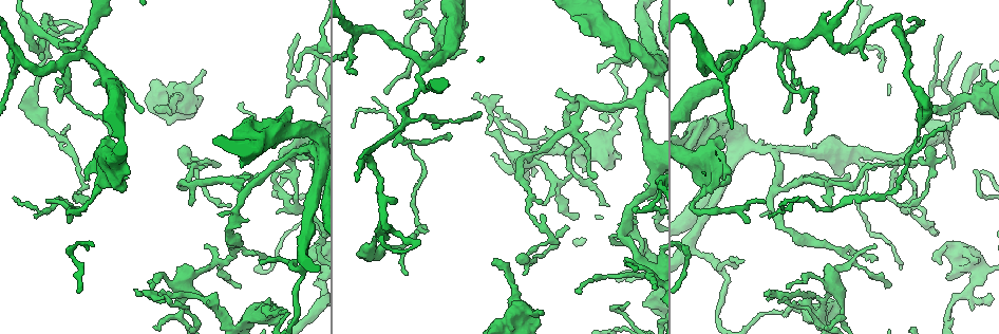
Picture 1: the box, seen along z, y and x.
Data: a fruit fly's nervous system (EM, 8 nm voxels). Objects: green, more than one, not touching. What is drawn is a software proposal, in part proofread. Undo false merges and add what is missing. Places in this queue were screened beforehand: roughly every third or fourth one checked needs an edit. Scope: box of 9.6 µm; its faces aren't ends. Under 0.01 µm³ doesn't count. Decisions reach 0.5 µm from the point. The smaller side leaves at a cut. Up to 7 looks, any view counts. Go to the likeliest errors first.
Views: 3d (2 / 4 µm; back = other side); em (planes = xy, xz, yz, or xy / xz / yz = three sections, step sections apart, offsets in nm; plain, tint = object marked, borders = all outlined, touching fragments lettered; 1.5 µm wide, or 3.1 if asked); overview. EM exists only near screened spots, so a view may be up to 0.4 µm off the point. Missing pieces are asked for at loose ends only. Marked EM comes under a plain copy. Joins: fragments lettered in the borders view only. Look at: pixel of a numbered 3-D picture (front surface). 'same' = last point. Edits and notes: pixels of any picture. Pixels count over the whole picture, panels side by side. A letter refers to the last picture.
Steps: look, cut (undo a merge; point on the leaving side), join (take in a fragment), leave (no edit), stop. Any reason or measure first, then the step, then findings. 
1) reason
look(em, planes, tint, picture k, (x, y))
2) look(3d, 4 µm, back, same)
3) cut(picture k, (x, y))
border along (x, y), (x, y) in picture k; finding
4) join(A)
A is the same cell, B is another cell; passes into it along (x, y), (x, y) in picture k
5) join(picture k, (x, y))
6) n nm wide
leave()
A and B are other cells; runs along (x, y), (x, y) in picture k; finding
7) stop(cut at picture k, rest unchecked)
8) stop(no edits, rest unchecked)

abrupt turn
look(3d, 2 µm, picture 1, (786, 295))

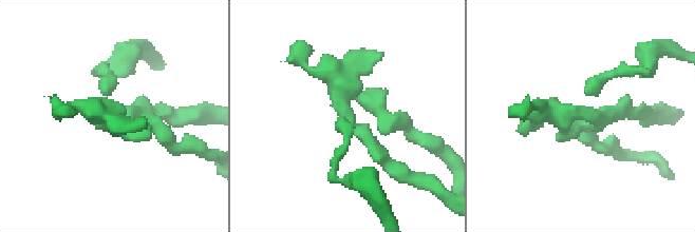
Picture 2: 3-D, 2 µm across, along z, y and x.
need the tissue
look(em, xy, step 4, borders, picture 2, (112, 107))

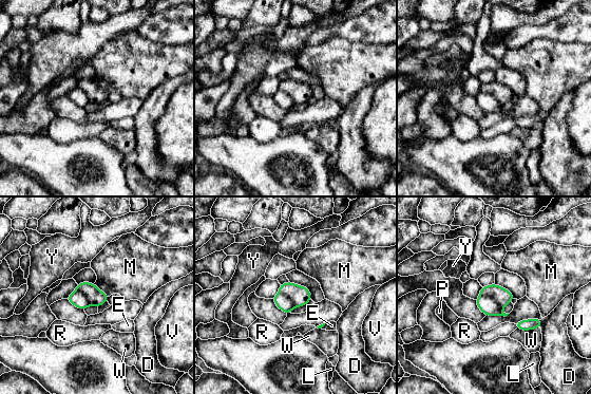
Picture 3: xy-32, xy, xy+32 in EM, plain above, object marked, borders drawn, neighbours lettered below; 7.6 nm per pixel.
cut(picture 3, (502, 296))
D, E, L, M, P, R, V, W and Y are other cells; border along (480, 294), (491, 297), (501, 307) in picture 3; two neurons meet here

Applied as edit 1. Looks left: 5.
look(overview)

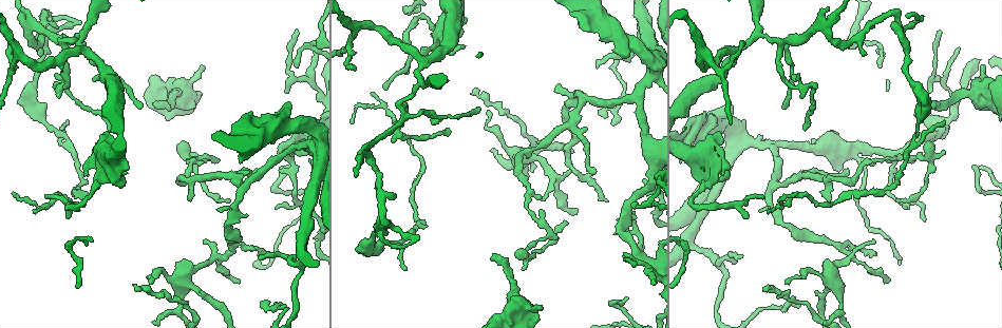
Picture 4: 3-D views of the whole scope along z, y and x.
look(3d, 2 µm, picture 4, (931, 104))

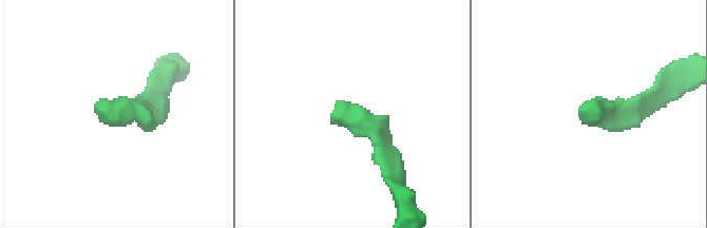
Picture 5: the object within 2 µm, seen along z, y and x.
shape alone is not enough
look(em, planes, borders, picture 5, (101, 106))

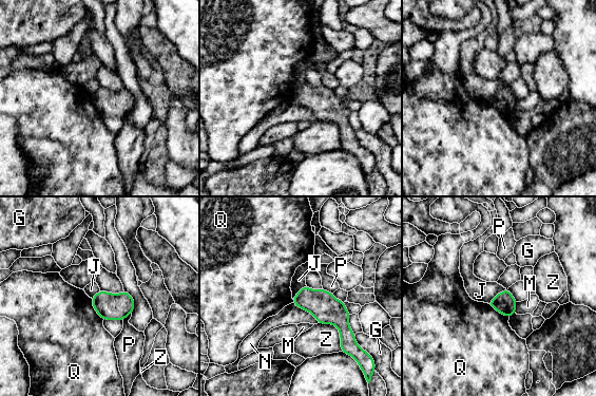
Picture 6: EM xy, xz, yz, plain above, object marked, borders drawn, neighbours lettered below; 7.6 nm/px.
Z touches over 280 nm
leave()
G, J, M, N, P, Q and Z are other cells; border along (505, 288), (487, 303) in picture 6; no lettered fragment goes on from it

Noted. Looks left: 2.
an open end
look(3d, 4 µm, picture 4, (539, 305))

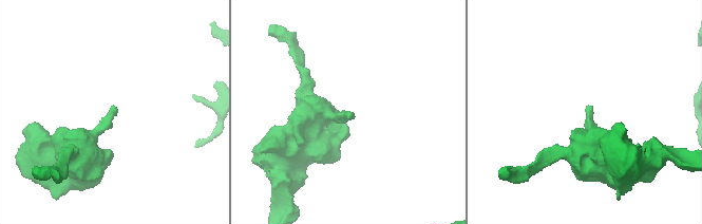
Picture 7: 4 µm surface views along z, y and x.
look(em, xz, step 4, borders, picture 7, (588, 106))

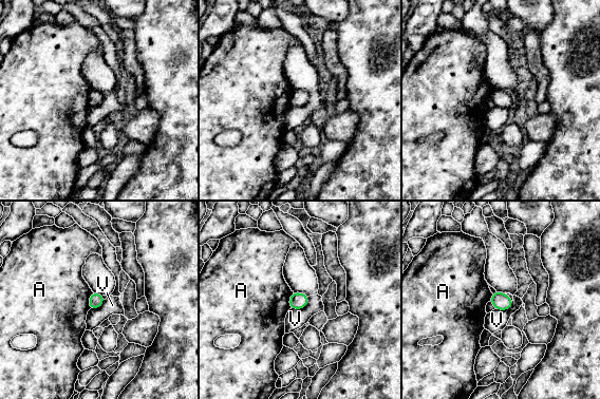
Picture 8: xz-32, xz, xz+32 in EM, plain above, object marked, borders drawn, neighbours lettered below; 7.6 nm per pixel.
leave()
A and V are other cells; border along (93, 292), (89, 299), (89, 308) in picture 8; no lettered fragment goes on from it

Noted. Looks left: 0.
stop(cut at picture 3, rest unchecked)

